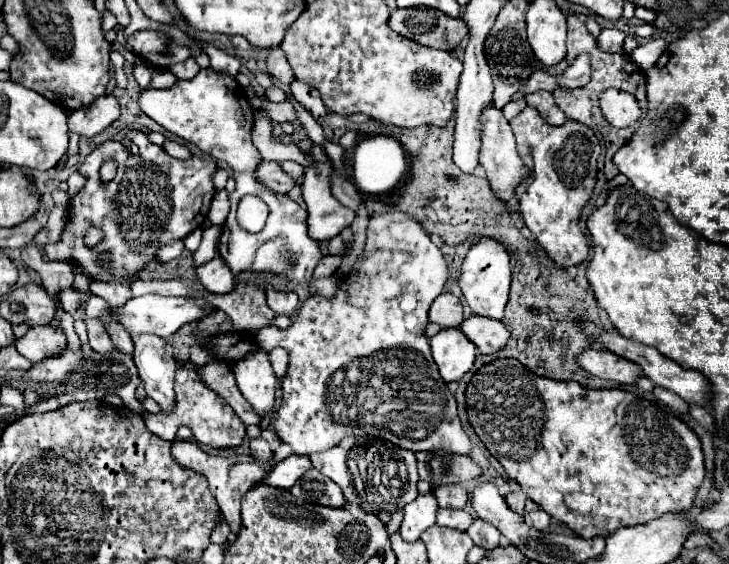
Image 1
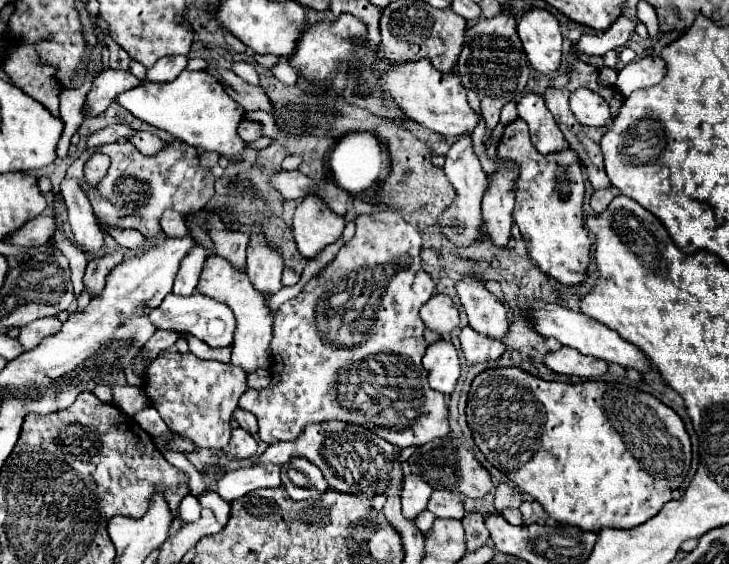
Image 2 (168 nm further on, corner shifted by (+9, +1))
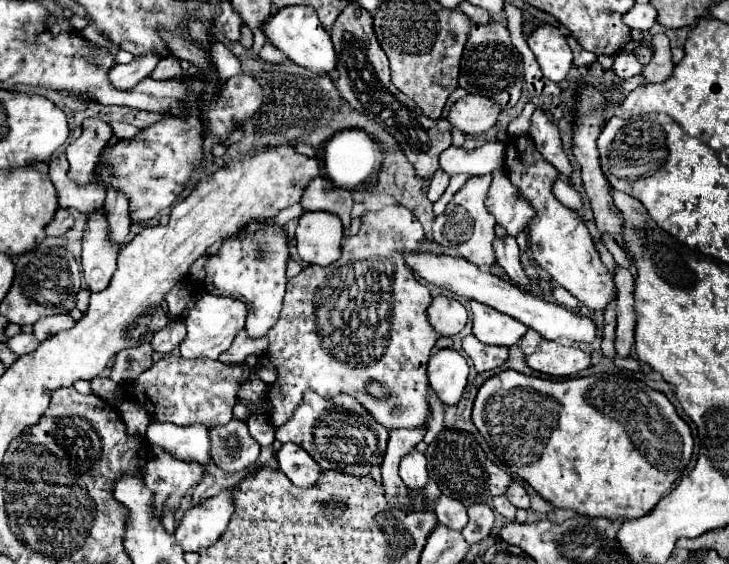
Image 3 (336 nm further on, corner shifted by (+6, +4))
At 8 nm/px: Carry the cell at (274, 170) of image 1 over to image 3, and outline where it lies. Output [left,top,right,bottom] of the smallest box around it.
[301,177,353,231]

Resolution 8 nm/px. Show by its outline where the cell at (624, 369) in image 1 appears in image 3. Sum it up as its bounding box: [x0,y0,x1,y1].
[525,341,591,377]

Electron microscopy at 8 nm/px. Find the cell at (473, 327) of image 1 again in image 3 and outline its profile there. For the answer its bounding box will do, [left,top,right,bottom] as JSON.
[463,335,509,373]

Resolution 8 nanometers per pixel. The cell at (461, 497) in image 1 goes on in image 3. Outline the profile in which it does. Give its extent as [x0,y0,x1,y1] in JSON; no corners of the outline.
[435,495,467,531]

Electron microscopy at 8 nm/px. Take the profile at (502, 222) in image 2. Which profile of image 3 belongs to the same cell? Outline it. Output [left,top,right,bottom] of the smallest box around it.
[493,235,531,291]

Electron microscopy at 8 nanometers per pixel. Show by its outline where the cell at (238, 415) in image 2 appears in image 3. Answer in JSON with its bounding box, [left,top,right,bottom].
[247,415,275,447]

